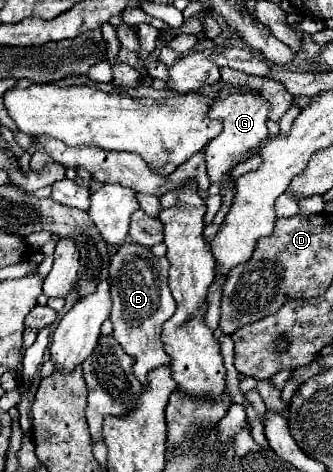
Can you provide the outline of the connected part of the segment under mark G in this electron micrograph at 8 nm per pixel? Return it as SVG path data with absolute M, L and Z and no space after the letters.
M232 93L228 97L216 99L210 111L212 119L220 119L224 129L218 137L214 137L204 155L206 155L206 165L208 165L208 179L212 183L218 183L230 175L230 171L252 157L252 151L268 137L266 121L268 121L268 103L264 97L254 97L250 93Z

